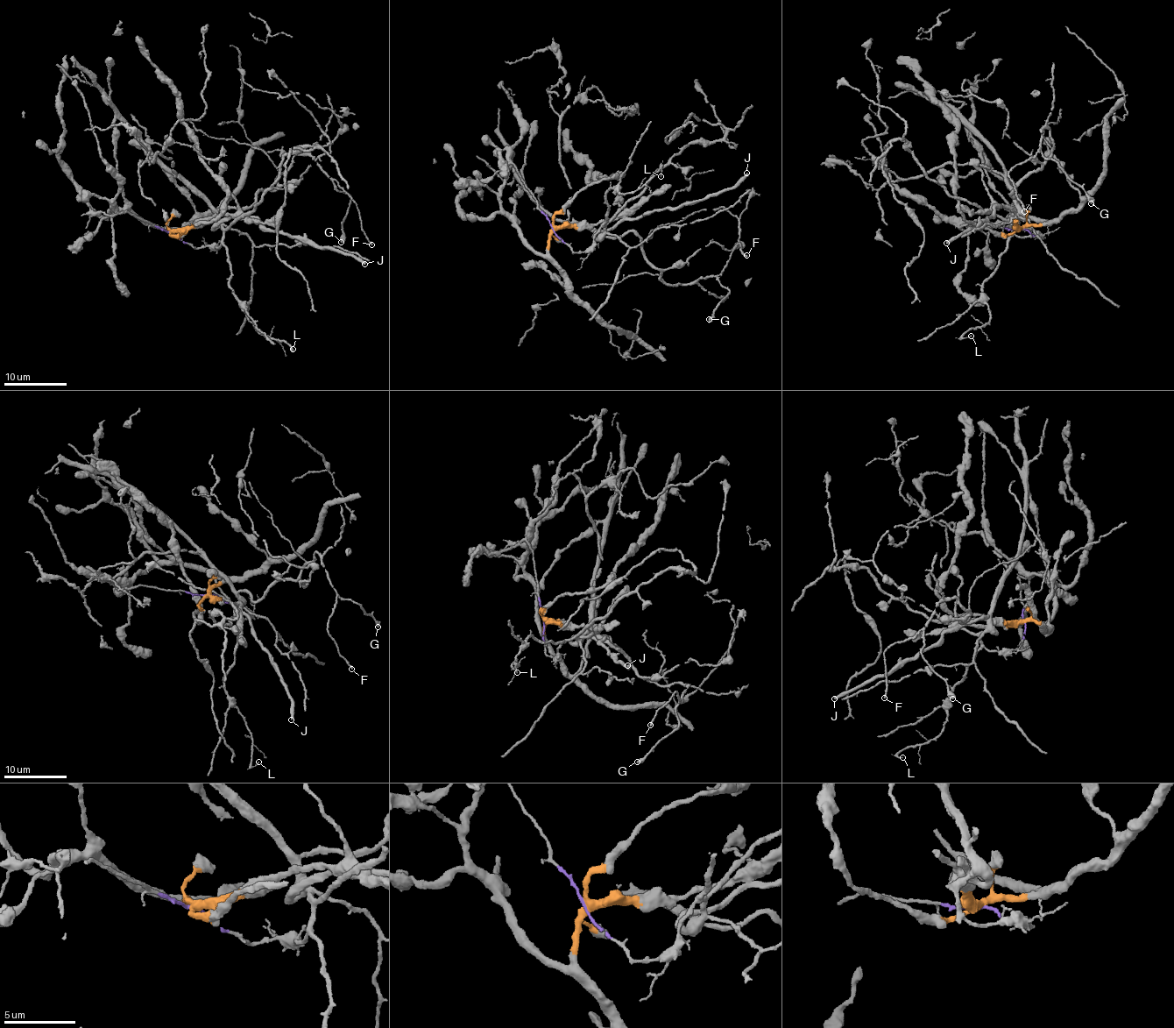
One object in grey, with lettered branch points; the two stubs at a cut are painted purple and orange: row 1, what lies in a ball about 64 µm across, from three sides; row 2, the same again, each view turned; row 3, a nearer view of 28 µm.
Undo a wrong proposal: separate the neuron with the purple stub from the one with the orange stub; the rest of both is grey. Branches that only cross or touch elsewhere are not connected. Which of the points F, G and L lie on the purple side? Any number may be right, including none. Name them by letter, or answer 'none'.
F, G, L

